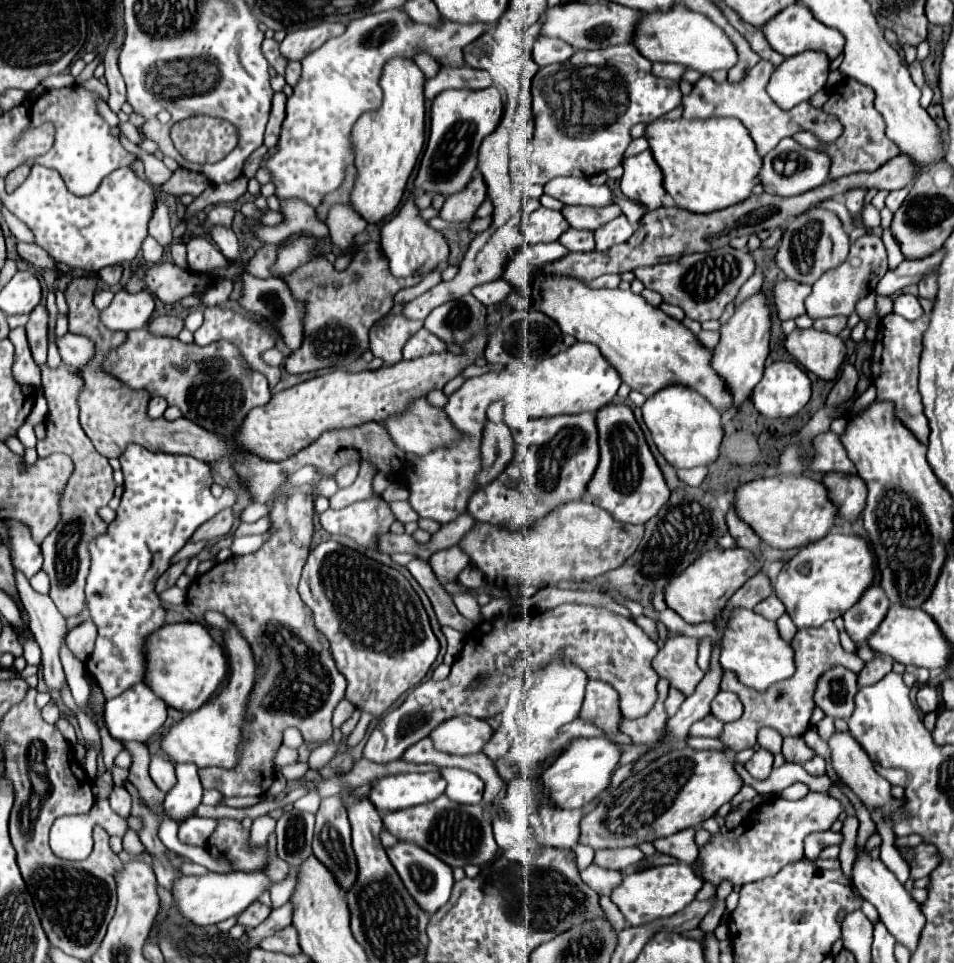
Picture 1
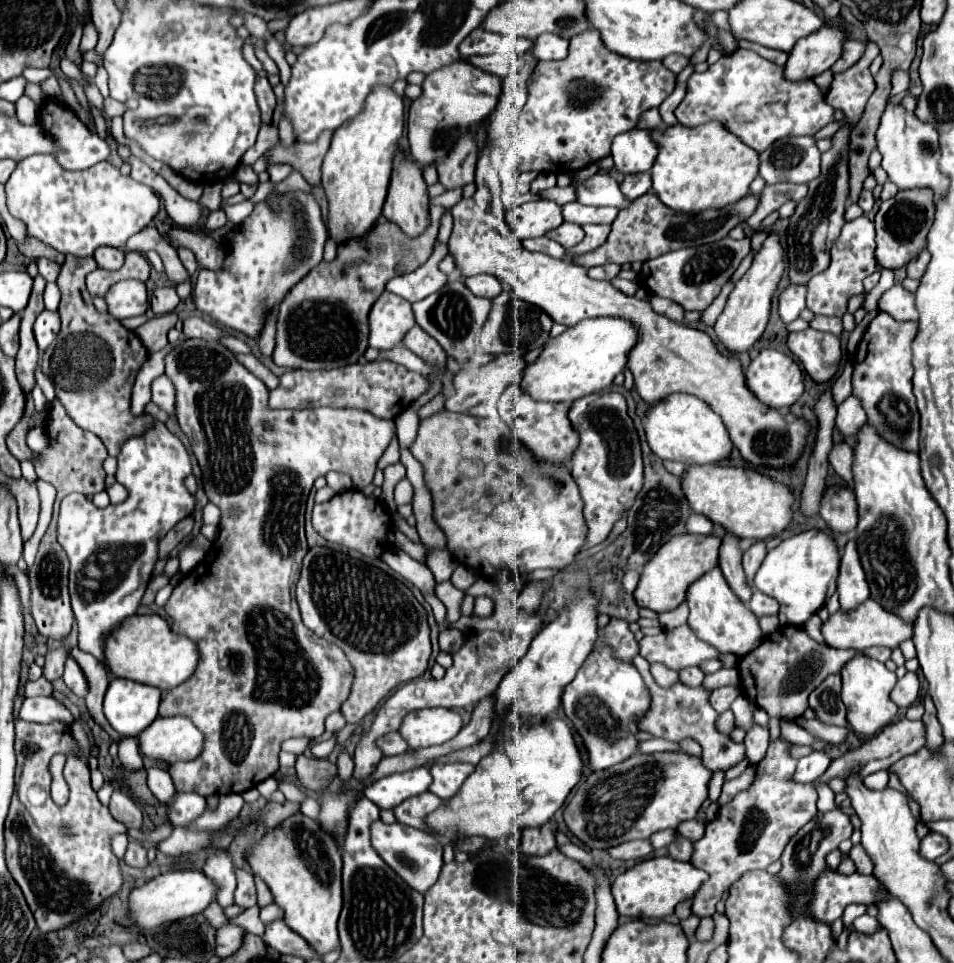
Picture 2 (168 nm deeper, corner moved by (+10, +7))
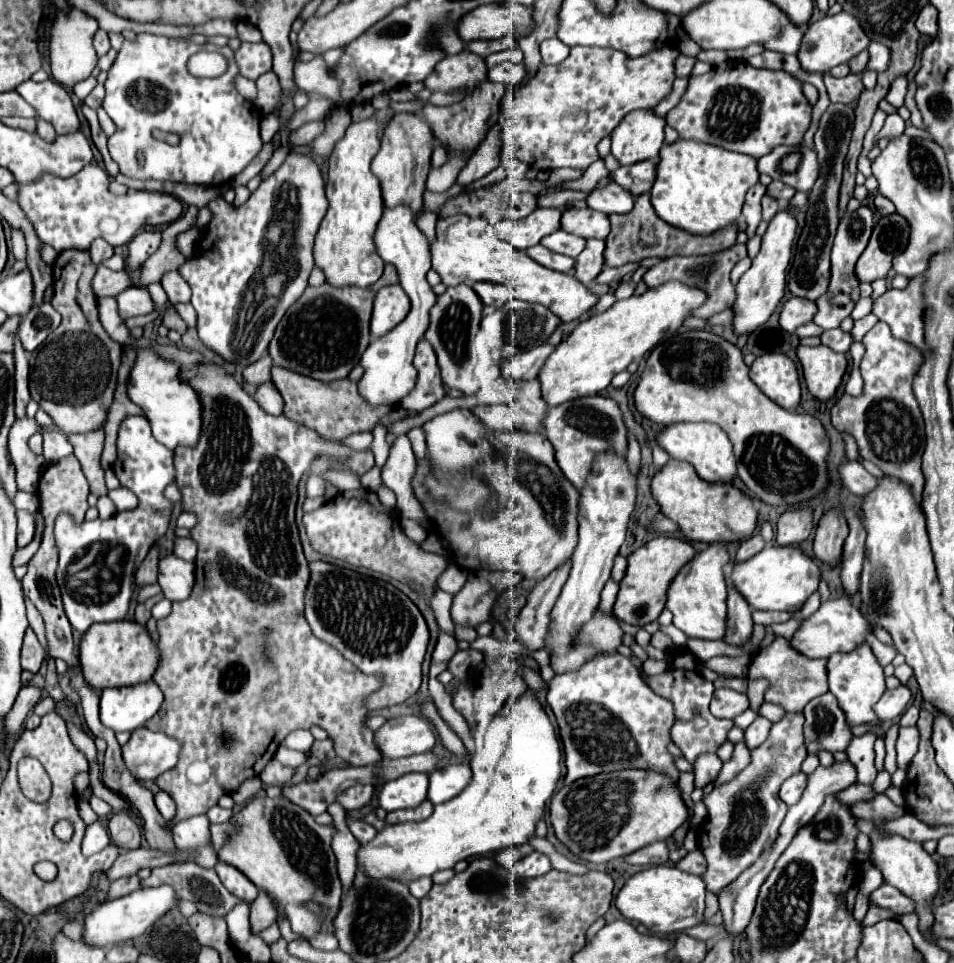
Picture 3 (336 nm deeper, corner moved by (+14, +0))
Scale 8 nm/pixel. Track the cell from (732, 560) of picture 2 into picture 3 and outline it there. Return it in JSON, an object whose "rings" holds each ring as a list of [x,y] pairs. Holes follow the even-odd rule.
{"rings":[[[728,585],[728,639],[726,643],[740,645],[752,633],[752,613],[748,601],[738,593],[734,585]]]}

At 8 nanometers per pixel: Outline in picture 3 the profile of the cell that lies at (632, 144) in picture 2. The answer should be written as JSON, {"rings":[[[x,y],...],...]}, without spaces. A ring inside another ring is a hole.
{"rings":[[[652,109],[632,111],[628,119],[612,131],[612,155],[620,165],[632,165],[658,157],[660,147],[664,145],[664,125],[662,117],[656,117]]]}

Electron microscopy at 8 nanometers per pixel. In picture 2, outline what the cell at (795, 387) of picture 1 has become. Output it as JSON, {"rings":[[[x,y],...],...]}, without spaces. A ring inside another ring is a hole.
{"rings":[[[762,350],[746,368],[748,388],[772,408],[792,406],[804,392],[802,370],[792,356],[778,350]]]}

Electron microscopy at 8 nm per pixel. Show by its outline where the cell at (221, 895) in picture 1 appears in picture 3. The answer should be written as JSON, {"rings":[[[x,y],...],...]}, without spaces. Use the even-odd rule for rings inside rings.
{"rings":[[[170,885],[142,887],[126,897],[102,903],[98,909],[88,913],[84,919],[84,943],[98,945],[98,947],[110,947],[120,941],[136,939],[136,937],[144,935],[158,919],[162,919],[166,913],[170,913],[176,905],[178,905],[178,893]]]}

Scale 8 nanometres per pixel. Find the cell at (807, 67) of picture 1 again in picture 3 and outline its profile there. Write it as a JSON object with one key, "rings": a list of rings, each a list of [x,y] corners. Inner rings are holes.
{"rings":[[[842,11],[838,15],[826,15],[824,19],[812,23],[806,29],[806,33],[802,37],[802,45],[798,49],[798,61],[800,61],[804,71],[824,73],[840,63],[850,61],[854,55],[864,51],[868,47],[868,43],[870,43],[870,39],[868,39],[868,35],[864,35],[856,17],[848,15],[846,11]]]}

